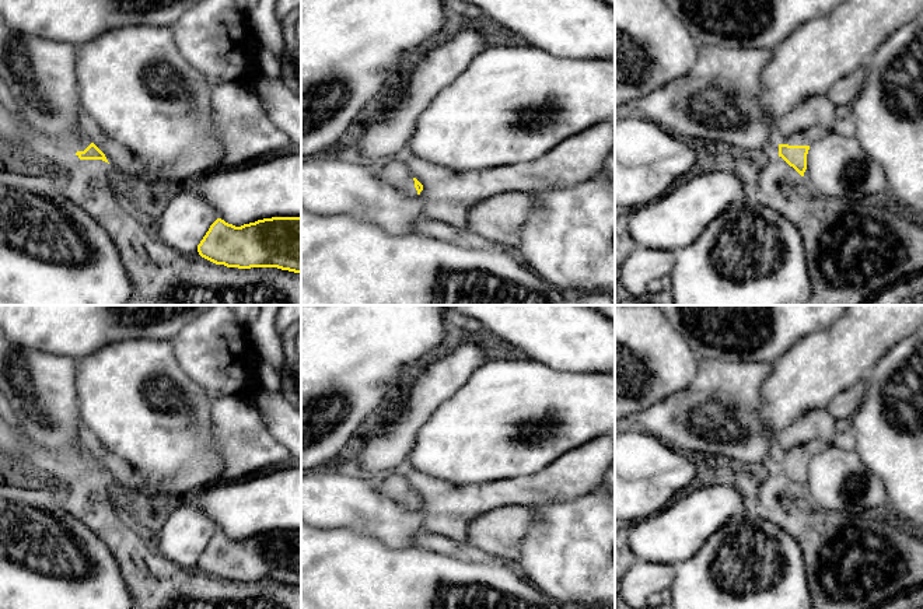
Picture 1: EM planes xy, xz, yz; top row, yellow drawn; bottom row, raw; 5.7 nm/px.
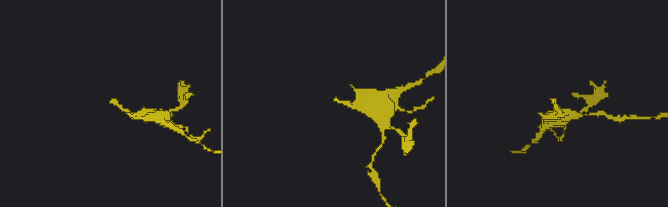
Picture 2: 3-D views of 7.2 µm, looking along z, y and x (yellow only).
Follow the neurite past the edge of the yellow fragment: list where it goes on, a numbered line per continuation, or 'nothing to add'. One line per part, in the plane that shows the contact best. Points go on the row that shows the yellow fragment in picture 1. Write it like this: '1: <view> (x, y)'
1: yz (806, 137)

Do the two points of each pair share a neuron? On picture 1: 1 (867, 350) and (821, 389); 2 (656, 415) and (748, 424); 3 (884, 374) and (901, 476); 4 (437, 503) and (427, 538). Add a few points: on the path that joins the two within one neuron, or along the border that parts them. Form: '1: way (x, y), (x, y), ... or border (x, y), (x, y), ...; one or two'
1: way (856, 354), (832, 378); one
2: way (678, 420), (726, 422); one
3: way (876, 399), (876, 437), (890, 451); one
4: border (429, 531), (446, 535), (460, 543); two

